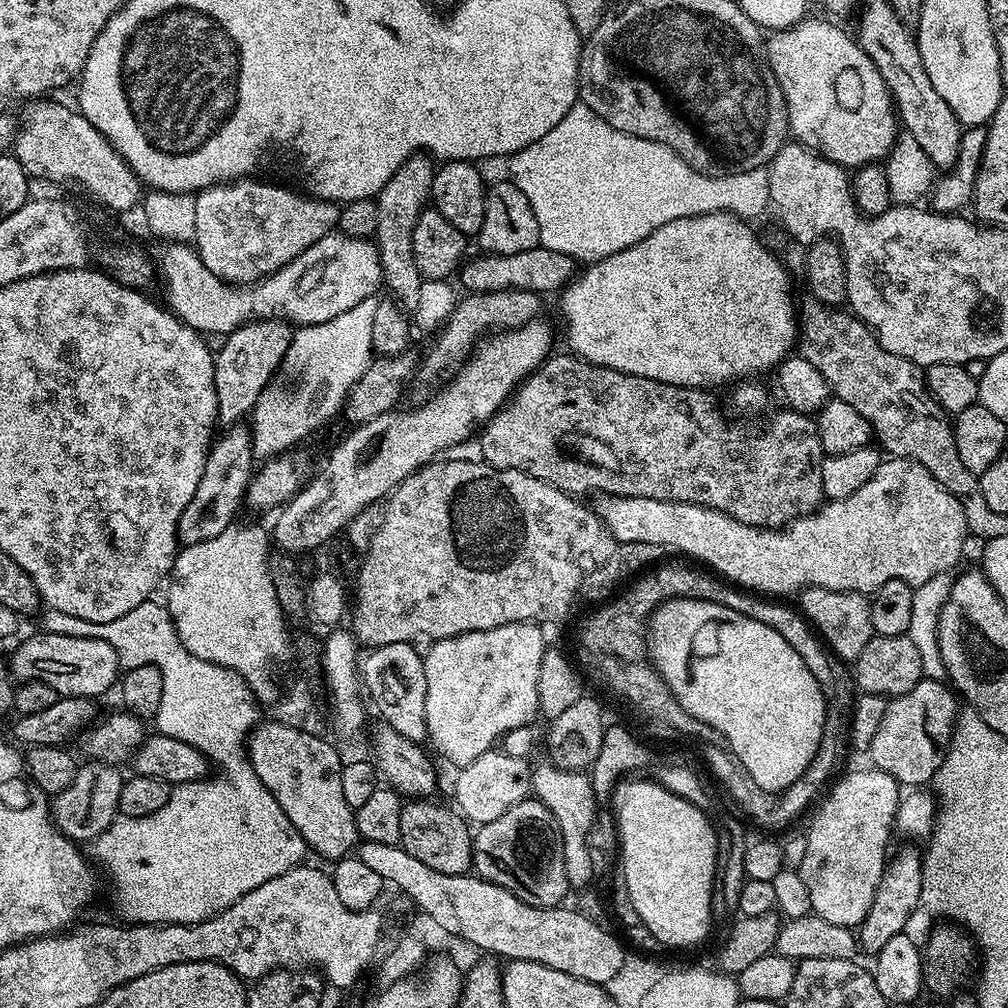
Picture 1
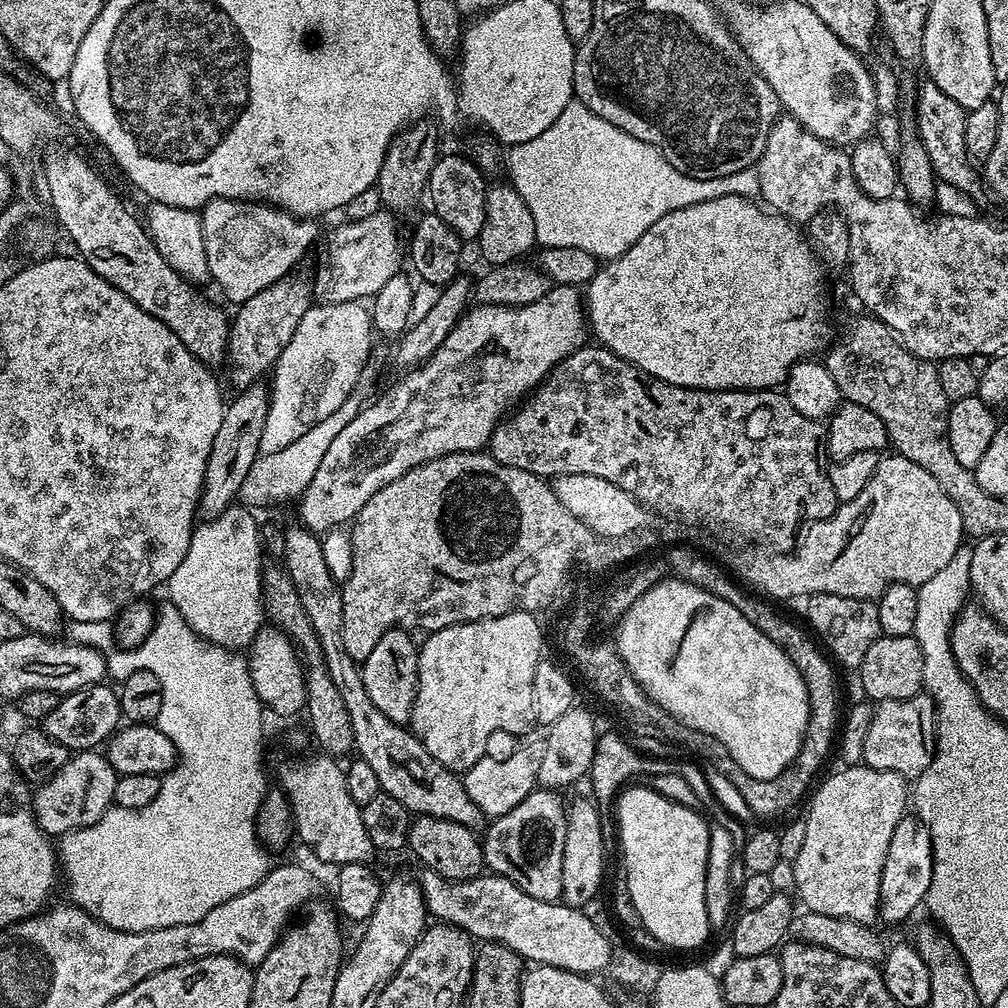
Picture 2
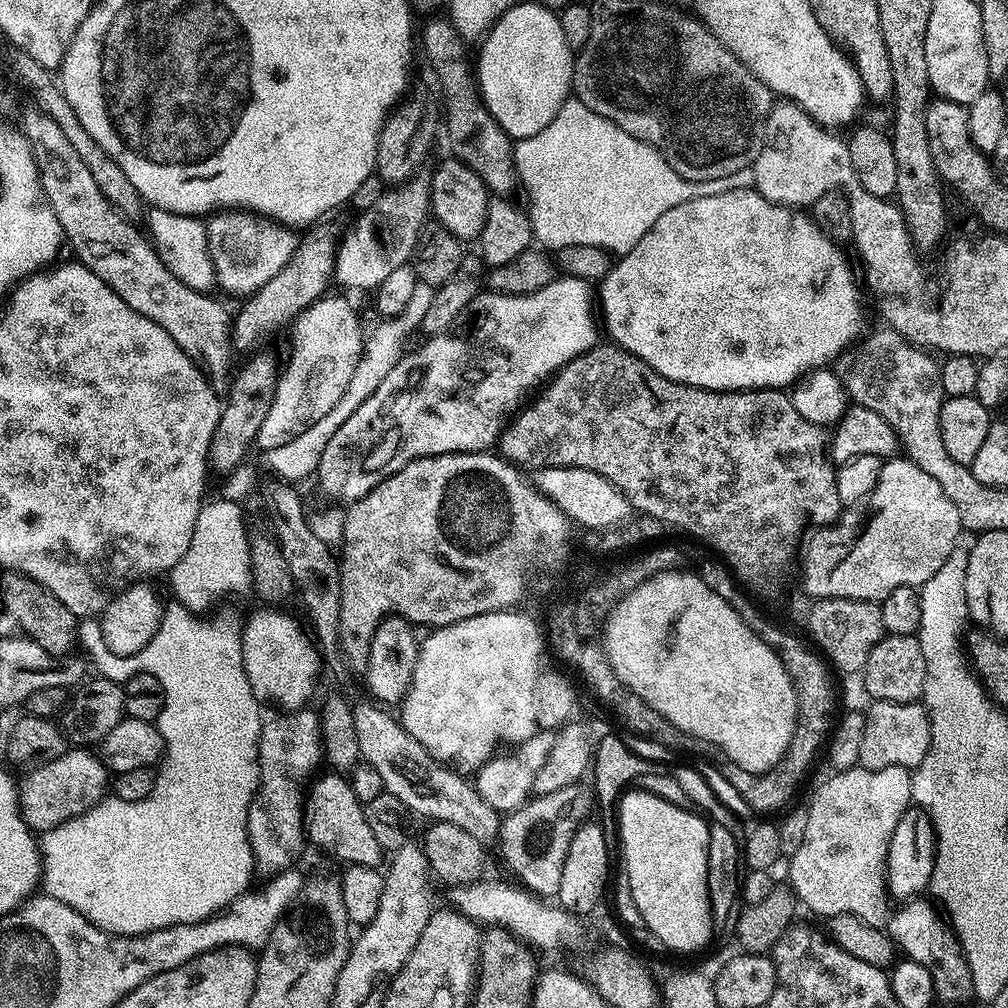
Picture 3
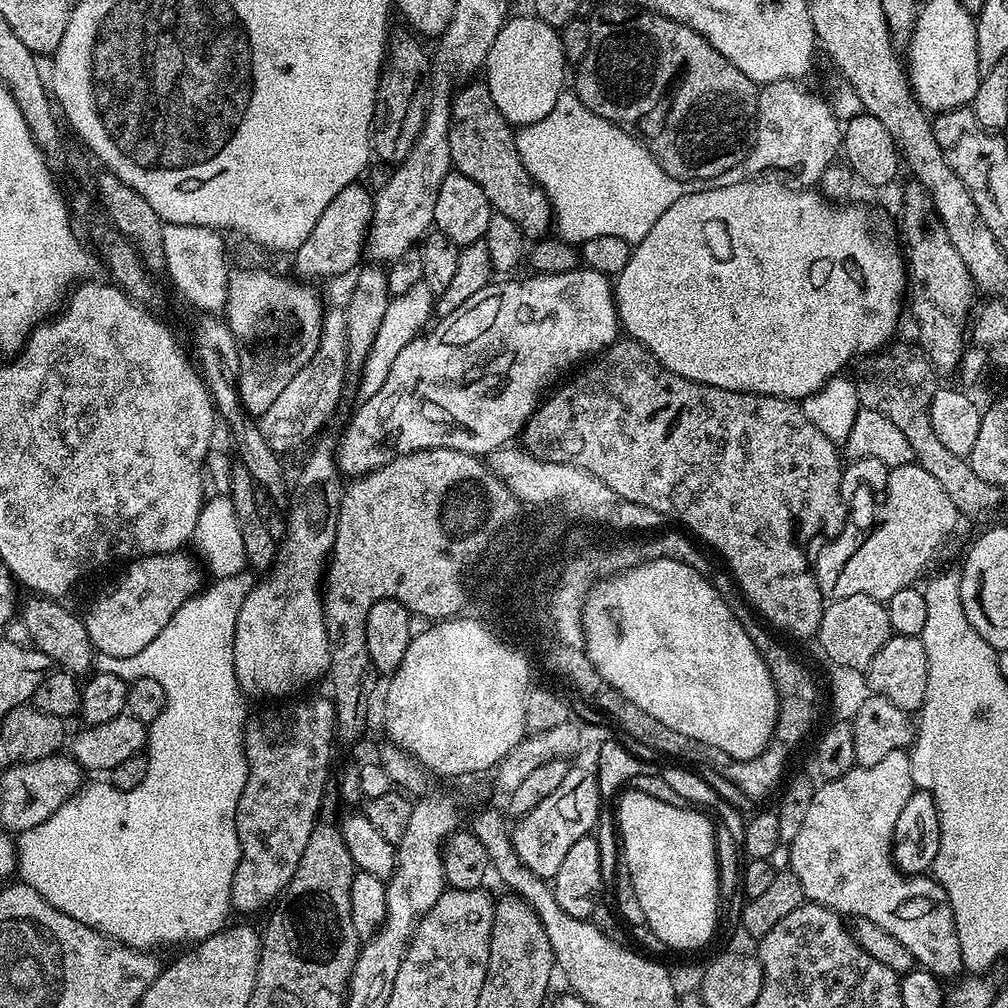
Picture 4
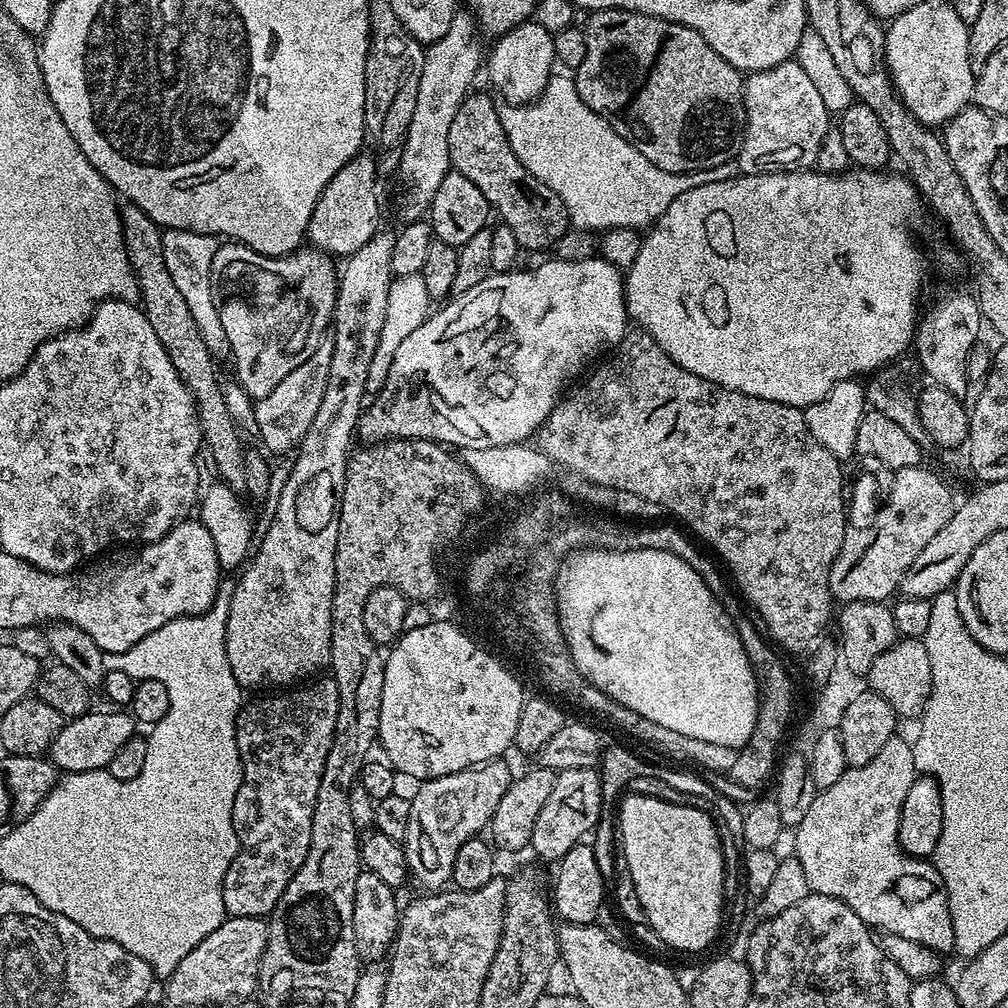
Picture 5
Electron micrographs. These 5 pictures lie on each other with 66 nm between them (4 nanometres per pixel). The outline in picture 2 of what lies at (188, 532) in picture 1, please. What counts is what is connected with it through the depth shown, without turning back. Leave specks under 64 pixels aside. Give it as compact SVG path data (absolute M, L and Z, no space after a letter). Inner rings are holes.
M264 382L248 384L235 394L237 396L233 400L227 401L222 426L218 426L218 435L214 438L214 446L210 446L210 458L206 462L199 511L208 518L233 507L239 487L242 486L251 463L260 455L262 426L266 426L266 414L270 399L269 385Z

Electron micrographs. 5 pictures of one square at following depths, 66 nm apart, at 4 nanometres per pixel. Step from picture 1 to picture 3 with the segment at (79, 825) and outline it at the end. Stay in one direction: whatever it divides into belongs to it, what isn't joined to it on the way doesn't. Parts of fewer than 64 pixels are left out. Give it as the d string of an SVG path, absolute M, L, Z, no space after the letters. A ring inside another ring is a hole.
M84 746L69 747L67 752L54 758L54 762L33 767L29 772L32 773L24 781L19 781L18 795L24 821L36 834L57 828L62 822L72 816L80 816L88 808L105 799L106 785L110 780L110 773L99 755Z

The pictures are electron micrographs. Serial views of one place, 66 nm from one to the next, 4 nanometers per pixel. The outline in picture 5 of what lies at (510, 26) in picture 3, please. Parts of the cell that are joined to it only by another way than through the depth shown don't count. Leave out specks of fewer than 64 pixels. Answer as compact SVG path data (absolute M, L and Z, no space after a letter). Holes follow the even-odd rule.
M525 22L511 28L495 41L492 48L492 80L500 87L505 101L512 104L527 104L536 99L554 75L552 64L557 63L553 33L542 30L534 22Z

